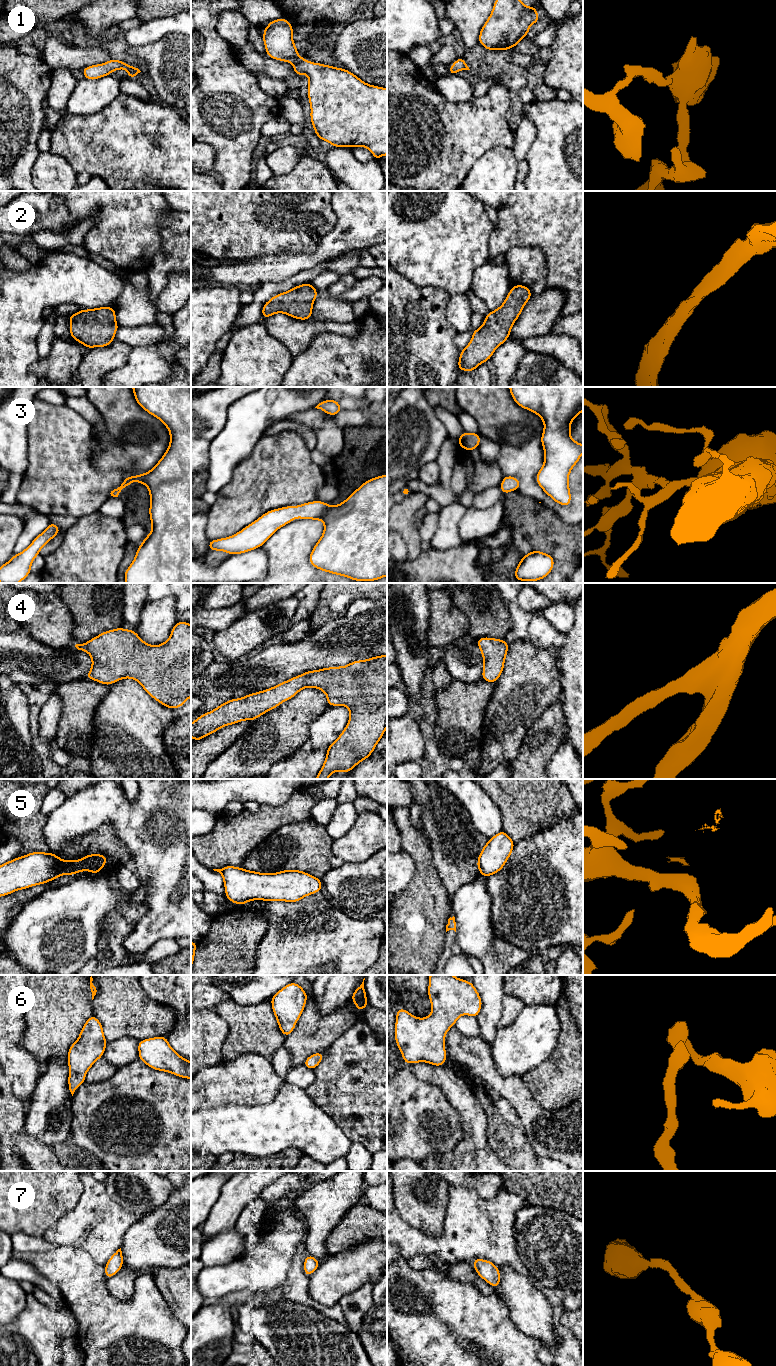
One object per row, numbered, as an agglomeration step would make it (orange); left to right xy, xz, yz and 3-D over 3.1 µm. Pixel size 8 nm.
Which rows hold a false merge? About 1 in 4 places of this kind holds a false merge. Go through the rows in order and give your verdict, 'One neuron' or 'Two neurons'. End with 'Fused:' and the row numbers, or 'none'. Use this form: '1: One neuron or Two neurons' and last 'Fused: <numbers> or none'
1: One neuron
2: One neuron
3: One neuron
4: One neuron
5: Two neurons
6: One neuron
7: One neuron
Fused: 5

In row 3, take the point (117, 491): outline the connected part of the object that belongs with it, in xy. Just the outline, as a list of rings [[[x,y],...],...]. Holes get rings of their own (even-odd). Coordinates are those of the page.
[[[132,387],[134,397],[139,406],[152,416],[158,418],[169,430],[170,444],[158,463],[147,473],[127,476],[119,487],[111,491],[111,496],[118,497],[122,490],[132,482],[145,484],[150,494],[149,515],[151,520],[151,533],[145,537],[138,547],[135,558],[124,573],[125,583],[191,583],[191,387]]]

